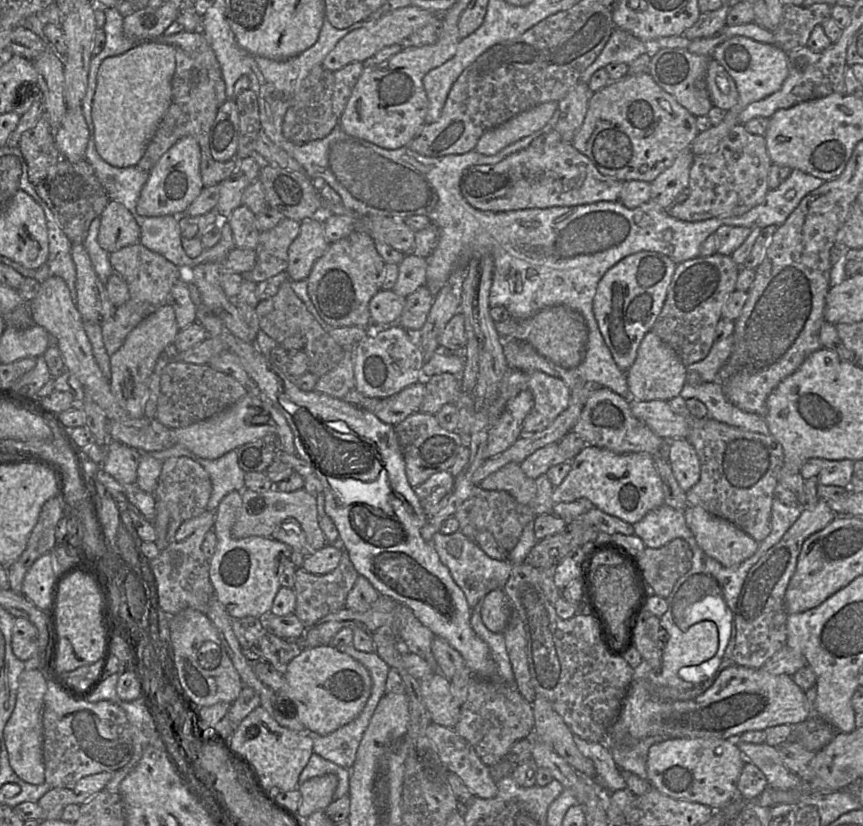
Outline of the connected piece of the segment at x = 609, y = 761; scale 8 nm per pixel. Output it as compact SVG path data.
M574 735L573 739L581 754L593 761L596 769L593 780L601 794L606 795L627 787L626 780L620 774L605 743L587 742L577 735Z

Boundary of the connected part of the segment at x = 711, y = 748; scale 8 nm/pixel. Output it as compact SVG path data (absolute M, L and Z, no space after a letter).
M676 738L652 745L648 751L647 780L661 793L675 799L721 809L738 796L738 780L746 762L733 740L719 738Z

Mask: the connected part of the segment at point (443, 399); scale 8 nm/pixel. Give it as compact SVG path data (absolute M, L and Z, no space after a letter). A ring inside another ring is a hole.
M451 373L425 378L425 395L419 412L436 414L445 404L454 403L460 394L460 376Z

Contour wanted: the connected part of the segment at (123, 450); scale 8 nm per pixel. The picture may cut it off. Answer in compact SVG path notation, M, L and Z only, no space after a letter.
M110 440L107 445L107 457L101 468L119 483L136 484L140 460L138 449Z

